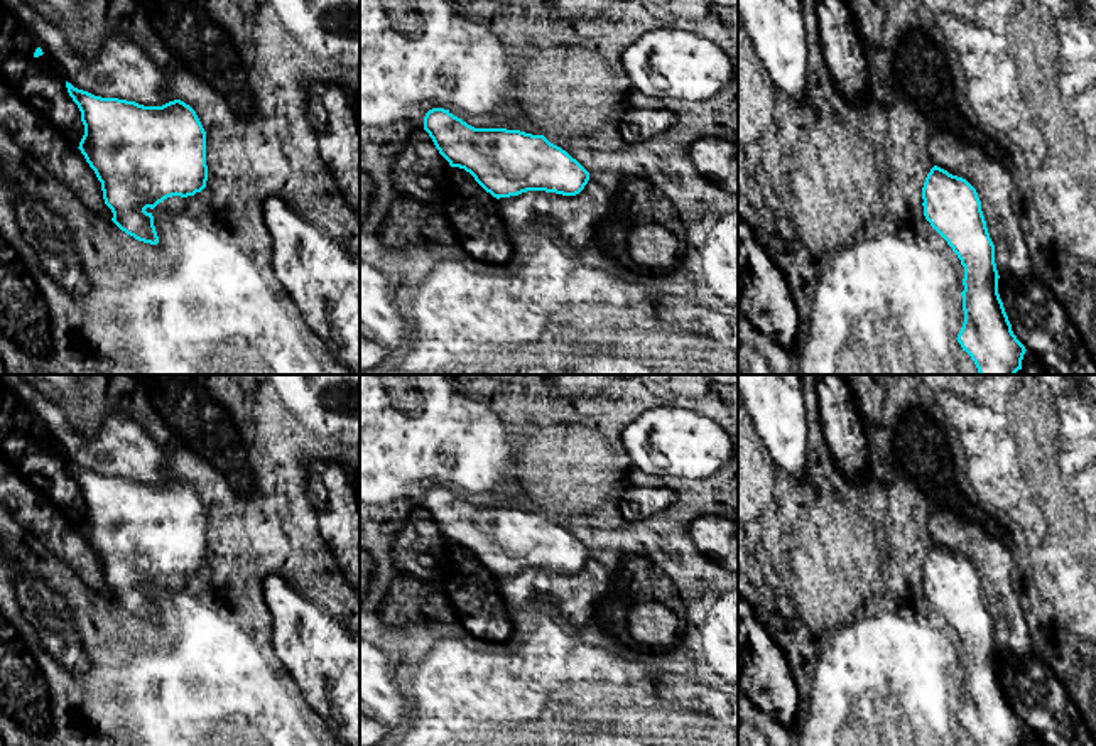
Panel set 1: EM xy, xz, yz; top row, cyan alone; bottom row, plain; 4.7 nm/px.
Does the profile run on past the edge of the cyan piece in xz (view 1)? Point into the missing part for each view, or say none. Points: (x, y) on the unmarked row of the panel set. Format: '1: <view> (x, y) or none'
1: none

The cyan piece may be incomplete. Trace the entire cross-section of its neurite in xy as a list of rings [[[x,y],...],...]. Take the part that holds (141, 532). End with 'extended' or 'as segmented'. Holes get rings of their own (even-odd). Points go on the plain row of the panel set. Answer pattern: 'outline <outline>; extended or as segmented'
outline [[[68,459],[66,466],[84,503],[78,527],[101,560],[105,582],[113,591],[111,599],[135,618],[157,623],[154,594],[145,587],[154,587],[172,574],[194,574],[206,565],[206,510],[196,489],[181,478],[162,484],[144,484],[135,479],[95,474]]]; as segmented

